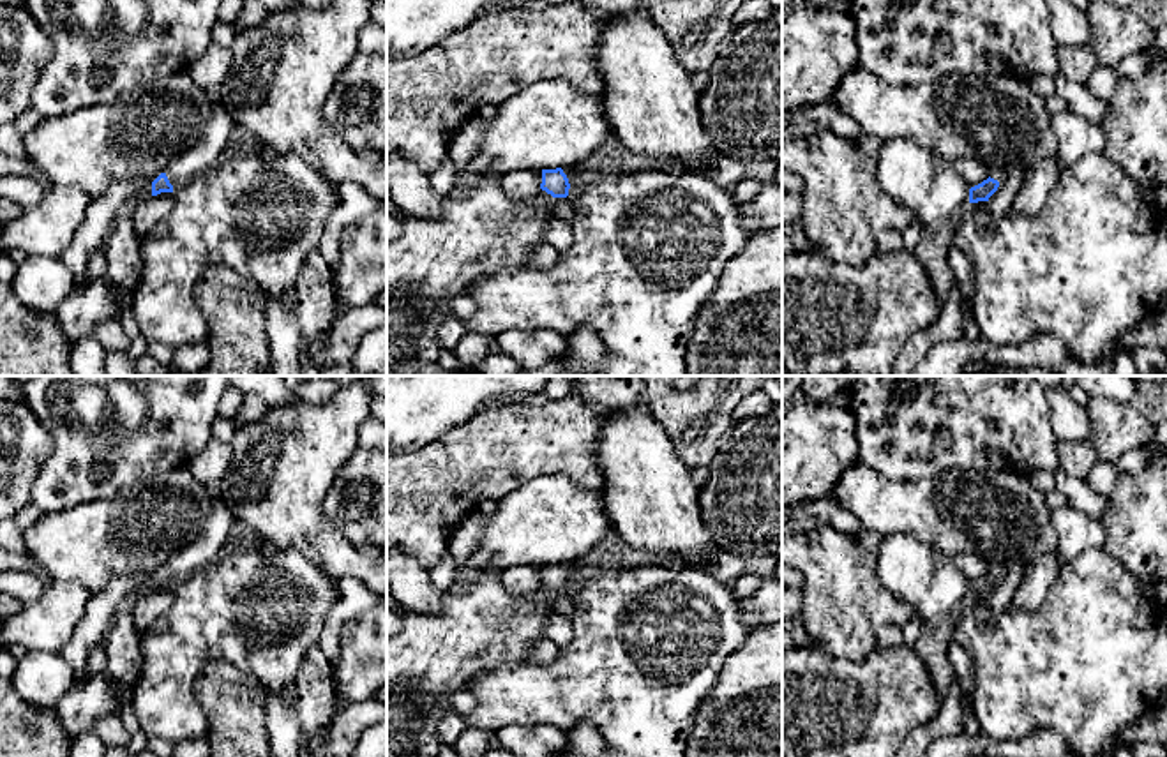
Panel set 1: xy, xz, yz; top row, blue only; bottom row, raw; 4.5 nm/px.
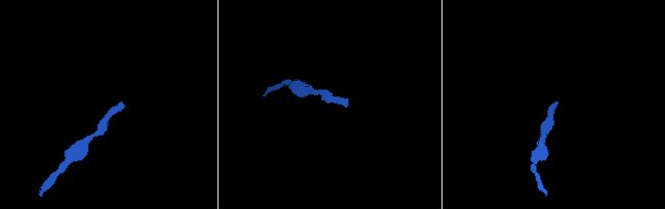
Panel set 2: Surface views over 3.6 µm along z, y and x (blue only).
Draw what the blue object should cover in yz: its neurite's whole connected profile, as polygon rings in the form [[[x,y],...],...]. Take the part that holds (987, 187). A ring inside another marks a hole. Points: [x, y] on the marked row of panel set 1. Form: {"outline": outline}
{"outline": [[[987,166],[987,169],[989,178],[969,189],[969,203],[989,201],[1003,182],[1005,173],[998,166]]]}

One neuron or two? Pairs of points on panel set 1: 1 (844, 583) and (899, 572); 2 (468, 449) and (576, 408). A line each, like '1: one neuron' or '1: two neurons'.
1: two neurons
2: one neuron

